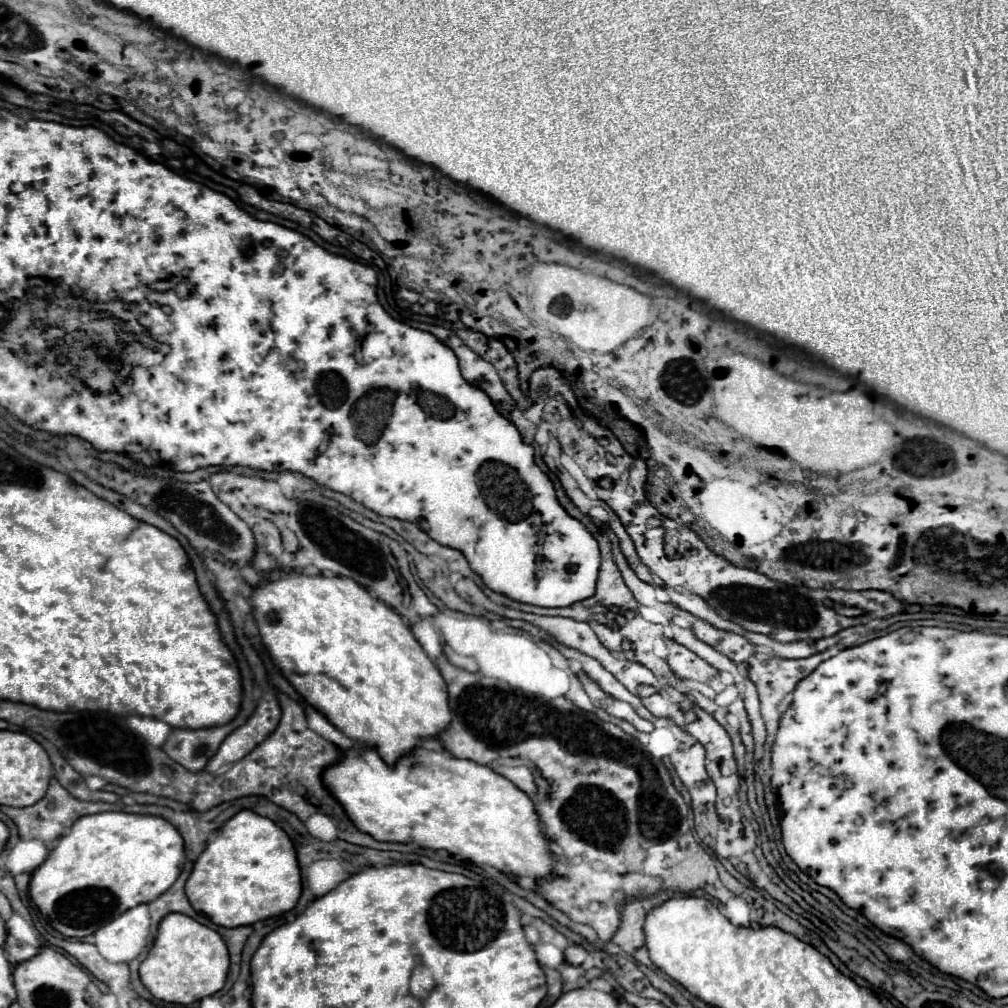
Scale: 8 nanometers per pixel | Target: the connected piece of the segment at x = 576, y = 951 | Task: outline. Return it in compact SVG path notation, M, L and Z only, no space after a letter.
M570 944L570 946L564 950L566 962L568 962L568 964L576 964L576 966L584 962L586 954L588 954L588 952L586 952L582 946L578 946L578 944Z

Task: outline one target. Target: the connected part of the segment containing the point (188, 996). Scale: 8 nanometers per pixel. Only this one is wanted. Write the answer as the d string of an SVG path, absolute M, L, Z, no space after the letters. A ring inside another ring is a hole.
M168 914L158 924L154 944L140 964L140 980L154 998L170 1004L192 1004L222 990L228 976L228 948L218 932L186 914Z

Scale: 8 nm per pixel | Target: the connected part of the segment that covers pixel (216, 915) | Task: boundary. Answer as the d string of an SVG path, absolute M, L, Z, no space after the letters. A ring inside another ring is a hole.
M240 810L208 842L186 880L186 896L196 912L204 912L224 928L248 926L292 910L300 898L296 852L282 828L252 810Z

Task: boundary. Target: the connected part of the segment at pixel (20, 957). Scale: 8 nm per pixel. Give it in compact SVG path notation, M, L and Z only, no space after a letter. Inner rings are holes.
M10 942L10 944L6 946L6 956L8 956L8 960L10 960L12 966L34 958L38 952L40 952L40 948L30 946L30 944L22 944L22 942Z

